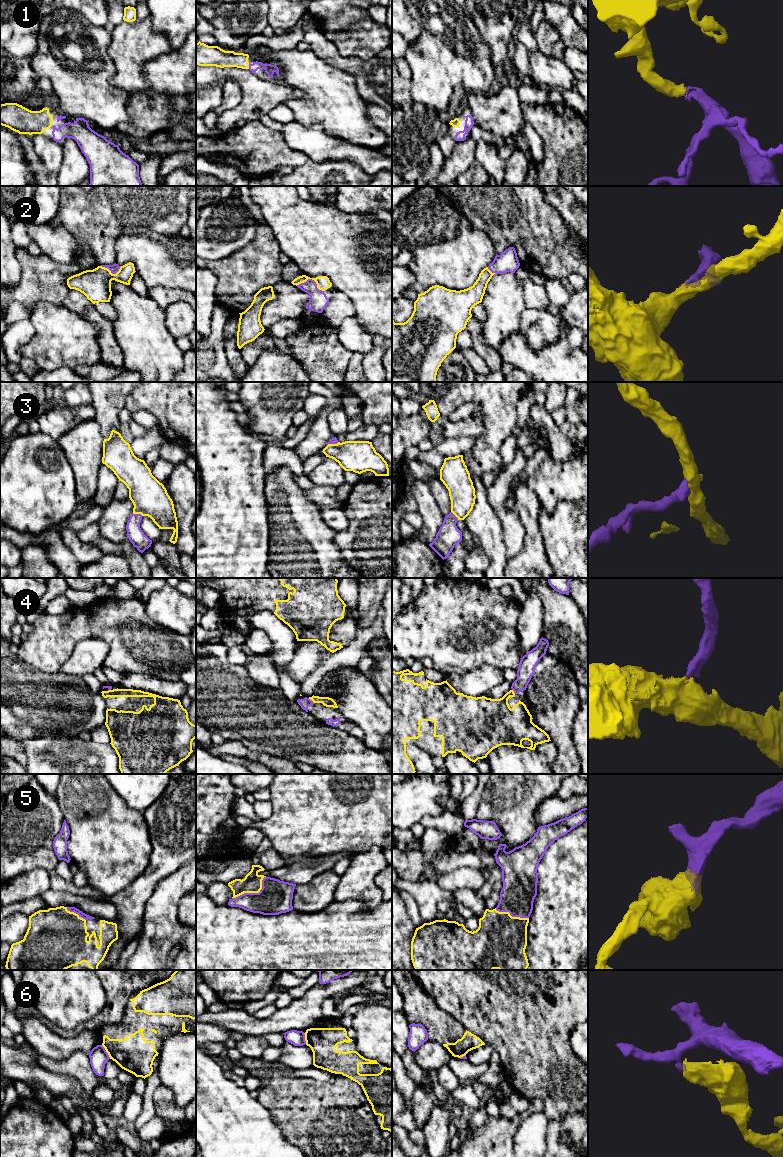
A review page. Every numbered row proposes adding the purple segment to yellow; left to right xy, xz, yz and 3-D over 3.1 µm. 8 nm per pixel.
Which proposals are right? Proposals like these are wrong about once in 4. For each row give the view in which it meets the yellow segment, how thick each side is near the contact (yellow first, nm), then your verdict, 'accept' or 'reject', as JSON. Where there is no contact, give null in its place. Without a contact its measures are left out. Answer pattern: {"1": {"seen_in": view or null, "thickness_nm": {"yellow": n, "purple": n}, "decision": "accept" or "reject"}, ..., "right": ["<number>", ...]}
{"1": {"seen_in": "xz", "thickness_nm": {"yellow": 140, "purple": 80}, "decision": "accept"}, "2": {"seen_in": "xz", "thickness_nm": {"yellow": 110, "purple": 150}, "decision": "accept"}, "3": {"seen_in": "xy", "thickness_nm": {"yellow": 280, "purple": 130}, "decision": "accept"}, "4": {"seen_in": "xz", "thickness_nm": {"yellow": 80, "purple": 80}, "decision": "accept"}, "5": {"seen_in": "xz", "thickness_nm": {"yellow": 160, "purple": 260}, "decision": "accept"}, "6": {"seen_in": "xy", "thickness_nm": {"yellow": 300, "purple": 150}, "decision": "reject"}, "right": ["1", "2", "3", "4", "5"]}

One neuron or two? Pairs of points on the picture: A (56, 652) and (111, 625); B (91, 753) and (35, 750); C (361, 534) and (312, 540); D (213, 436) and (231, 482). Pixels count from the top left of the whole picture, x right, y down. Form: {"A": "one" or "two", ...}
{"A": "one", "B": "one", "C": "two", "D": "one"}

